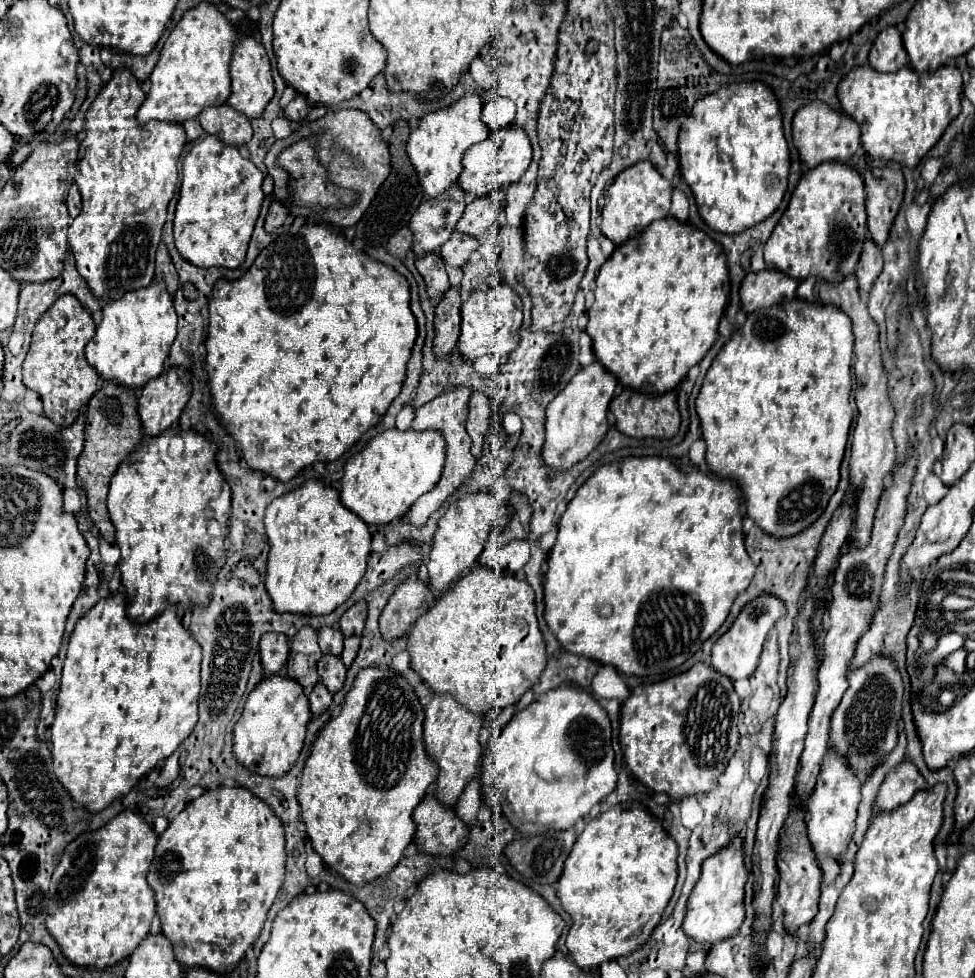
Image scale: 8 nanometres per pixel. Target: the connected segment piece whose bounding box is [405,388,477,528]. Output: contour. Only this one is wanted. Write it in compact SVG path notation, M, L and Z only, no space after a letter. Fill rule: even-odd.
M453 388L441 396L437 396L435 400L427 402L425 406L421 406L419 410L415 410L415 420L411 424L413 430L437 430L441 432L441 436L445 438L445 466L443 466L443 474L441 474L441 480L437 482L437 486L429 492L429 494L423 494L409 510L409 514L405 516L405 520L411 524L411 526L417 526L421 528L427 518L441 508L441 504L471 476L473 468L475 468L475 456L469 452L471 448L471 438L469 434L465 432L465 420L467 420L467 400L469 400L469 394L471 390L469 388Z

